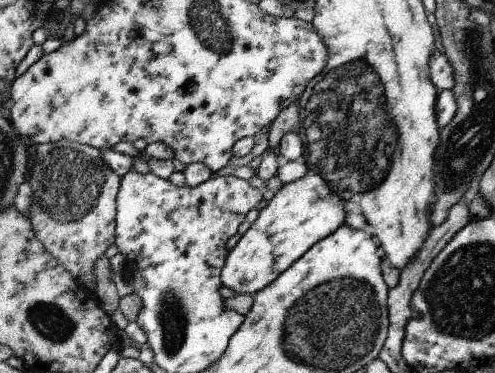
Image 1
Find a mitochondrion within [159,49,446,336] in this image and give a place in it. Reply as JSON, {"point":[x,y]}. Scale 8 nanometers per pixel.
{"point":[345,147]}

